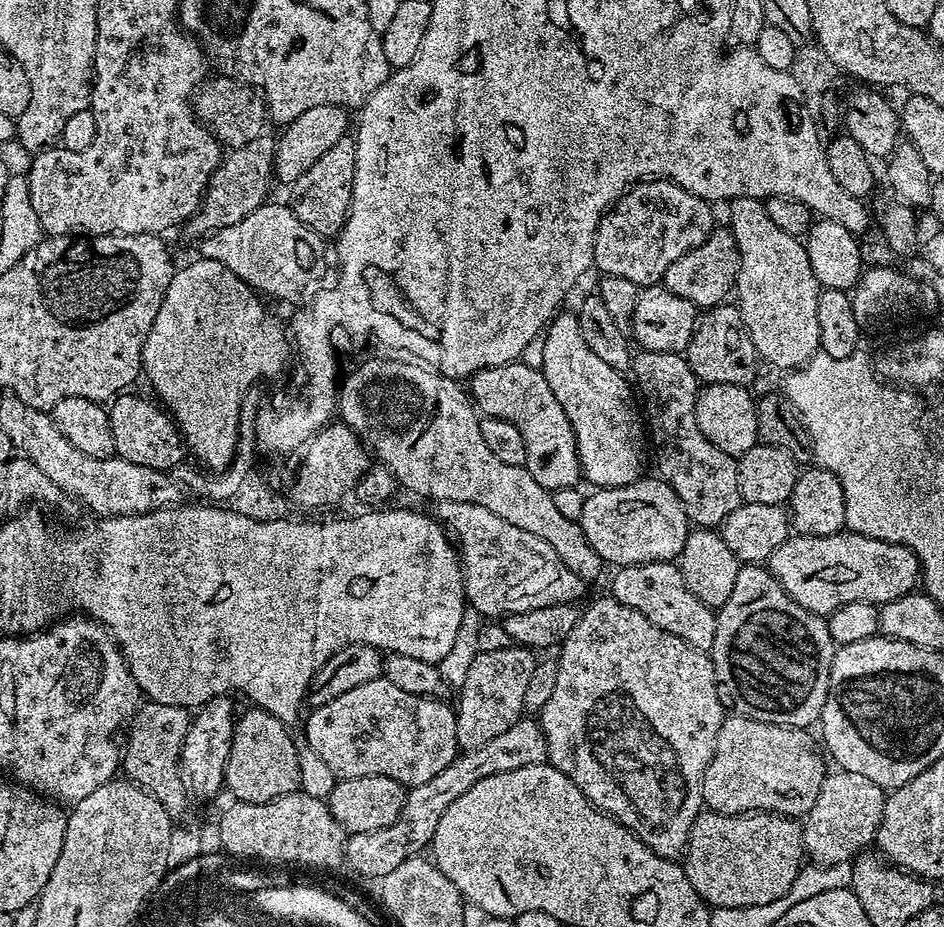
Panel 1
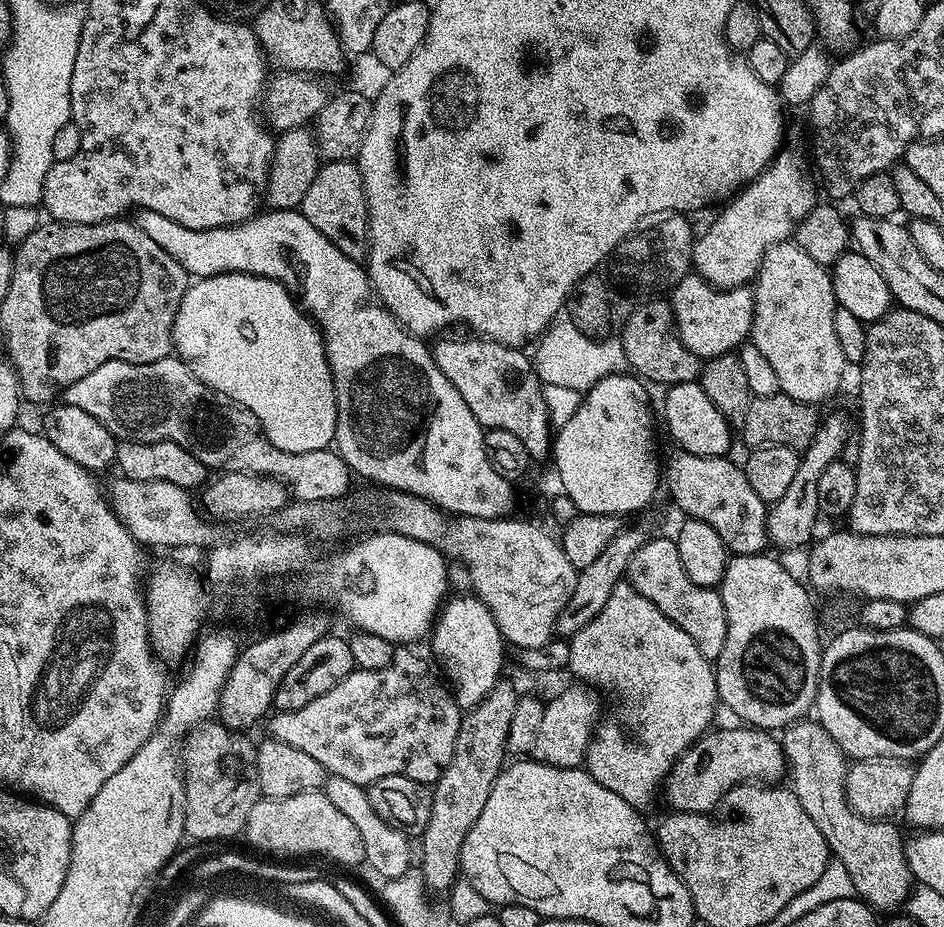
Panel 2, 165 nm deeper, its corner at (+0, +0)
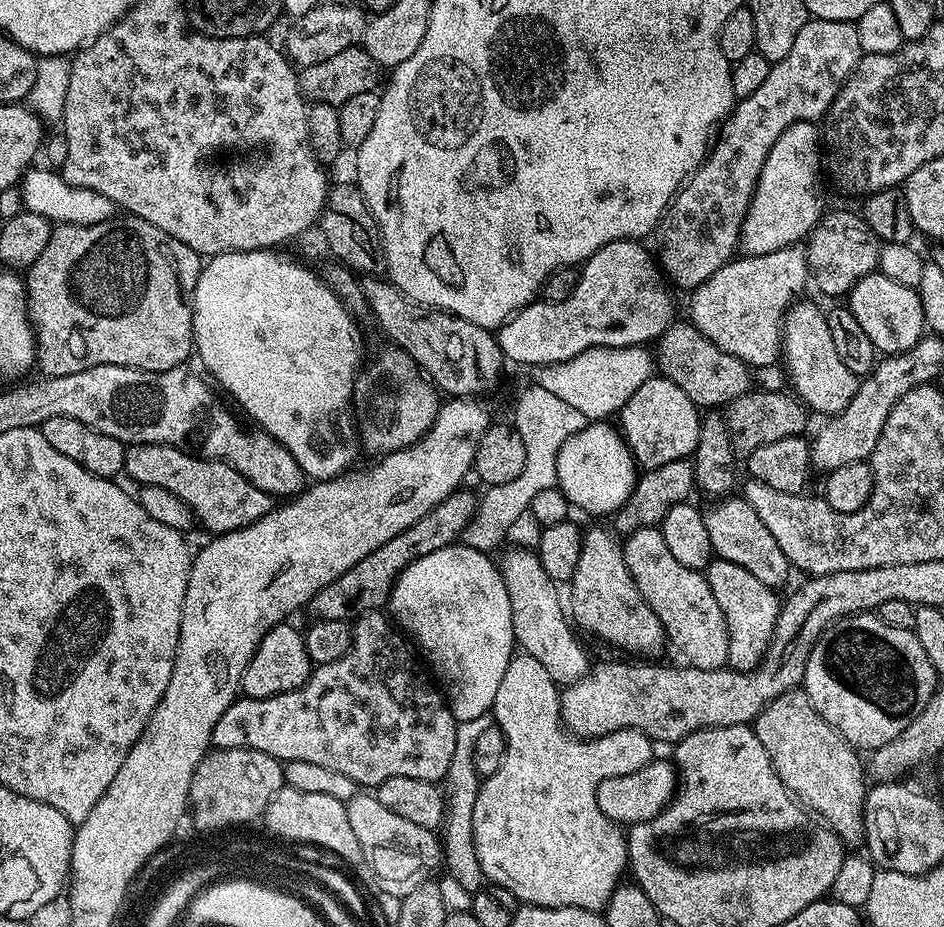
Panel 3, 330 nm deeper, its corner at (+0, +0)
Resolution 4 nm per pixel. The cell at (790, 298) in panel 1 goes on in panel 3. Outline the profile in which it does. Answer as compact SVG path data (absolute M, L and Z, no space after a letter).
M797 303L791 309L782 341L782 360L788 363L788 372L792 375L791 387L813 413L844 412L859 390L861 381L846 366L846 362L838 358L838 346L834 346L834 334L830 334L825 309L820 309L816 304L804 303Z

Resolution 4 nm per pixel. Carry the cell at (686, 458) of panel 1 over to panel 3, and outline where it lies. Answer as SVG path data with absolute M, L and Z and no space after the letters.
M736 494L713 504L716 505L704 512L704 521L706 530L710 533L713 553L719 559L734 562L750 570L750 574L754 574L754 578L758 578L760 582L766 582L766 586L780 590L788 580L790 565L786 554L782 554L782 546L778 546L774 534L770 534L766 522L762 522L762 518L758 516L758 510L754 510L754 506L748 500Z

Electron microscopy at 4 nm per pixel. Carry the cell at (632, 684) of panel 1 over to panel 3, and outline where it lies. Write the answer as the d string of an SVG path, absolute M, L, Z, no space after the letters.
M592 528L583 533L580 561L570 581L573 600L573 604L570 604L571 615L579 627L581 624L586 631L606 643L640 656L636 658L659 657L656 655L663 650L664 644L666 648L664 626L658 614L654 614L654 610L650 610L642 598L626 566L624 545L619 539L616 541L617 533L612 532L604 528Z

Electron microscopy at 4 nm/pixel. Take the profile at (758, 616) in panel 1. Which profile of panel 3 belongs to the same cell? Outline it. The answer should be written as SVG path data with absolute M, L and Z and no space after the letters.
M716 558L706 569L708 585L714 590L714 598L718 598L718 606L722 606L722 614L726 618L728 637L730 638L730 654L728 664L738 672L751 672L755 669L772 646L772 636L776 633L776 623L780 617L781 597L766 582L760 582L742 566L734 562Z

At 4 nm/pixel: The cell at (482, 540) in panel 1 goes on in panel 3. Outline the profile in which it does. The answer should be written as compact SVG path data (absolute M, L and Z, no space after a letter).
M521 547L512 551L516 552L505 554L504 564L502 560L502 571L512 602L512 616L516 621L517 645L527 655L538 658L538 662L550 670L550 678L554 678L557 685L567 686L583 679L590 671L588 656L572 633L574 624L566 611L566 604L560 601L557 581L546 574L535 551Z

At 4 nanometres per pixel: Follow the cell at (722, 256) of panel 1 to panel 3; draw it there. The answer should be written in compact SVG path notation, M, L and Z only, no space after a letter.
M815 121L795 123L779 136L764 163L752 206L744 220L741 243L747 255L774 254L774 250L799 245L820 223L826 211L820 197L820 156L822 160L822 130Z

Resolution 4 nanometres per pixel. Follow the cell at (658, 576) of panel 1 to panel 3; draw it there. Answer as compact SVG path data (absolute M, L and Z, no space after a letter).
M639 528L623 541L626 566L642 594L642 598L658 614L667 639L685 656L694 668L714 670L728 664L730 638L722 606L710 590L708 577L703 571L687 568L670 554L666 538L654 528Z

